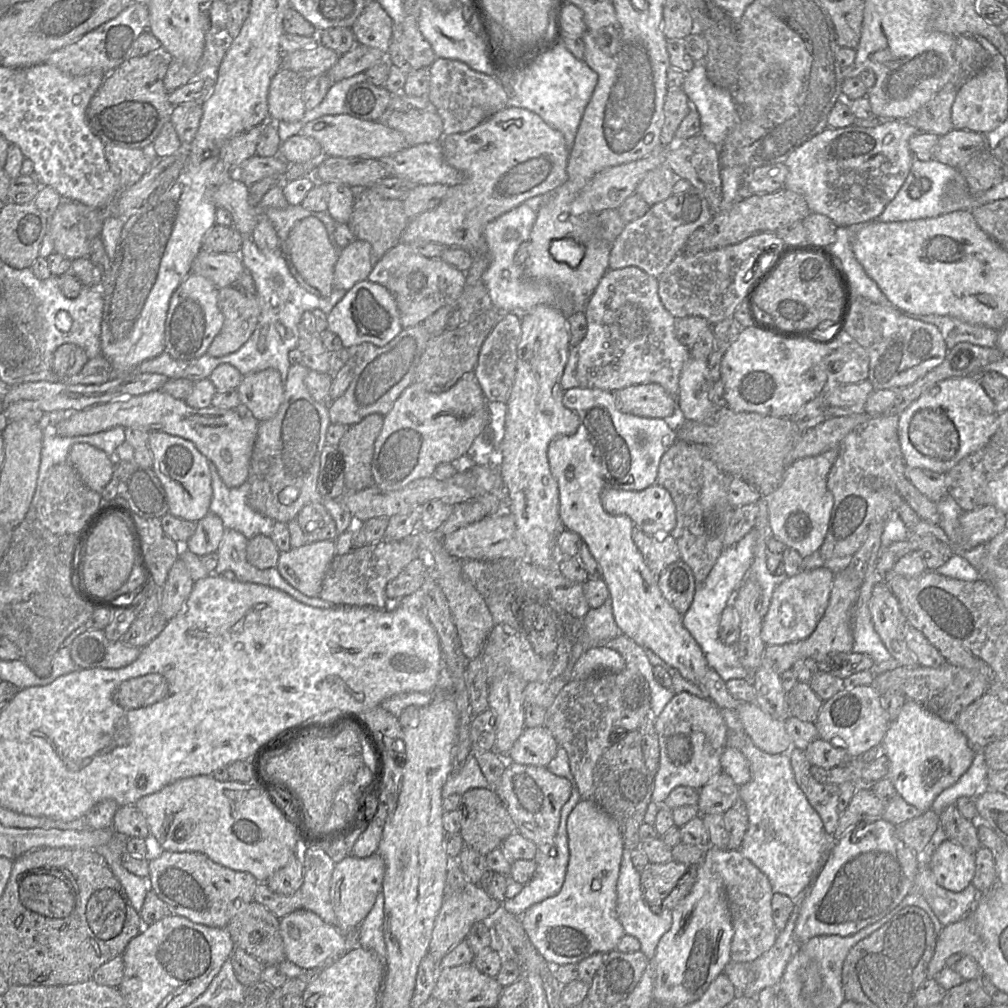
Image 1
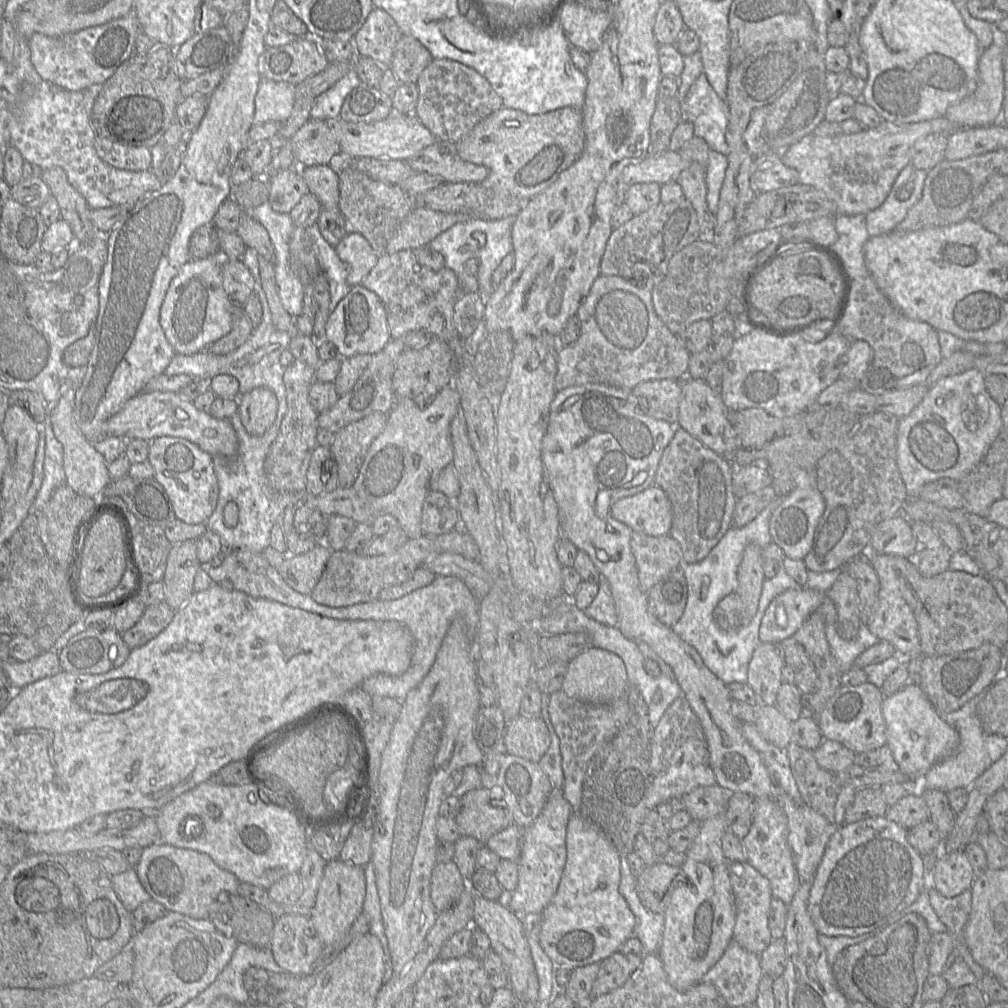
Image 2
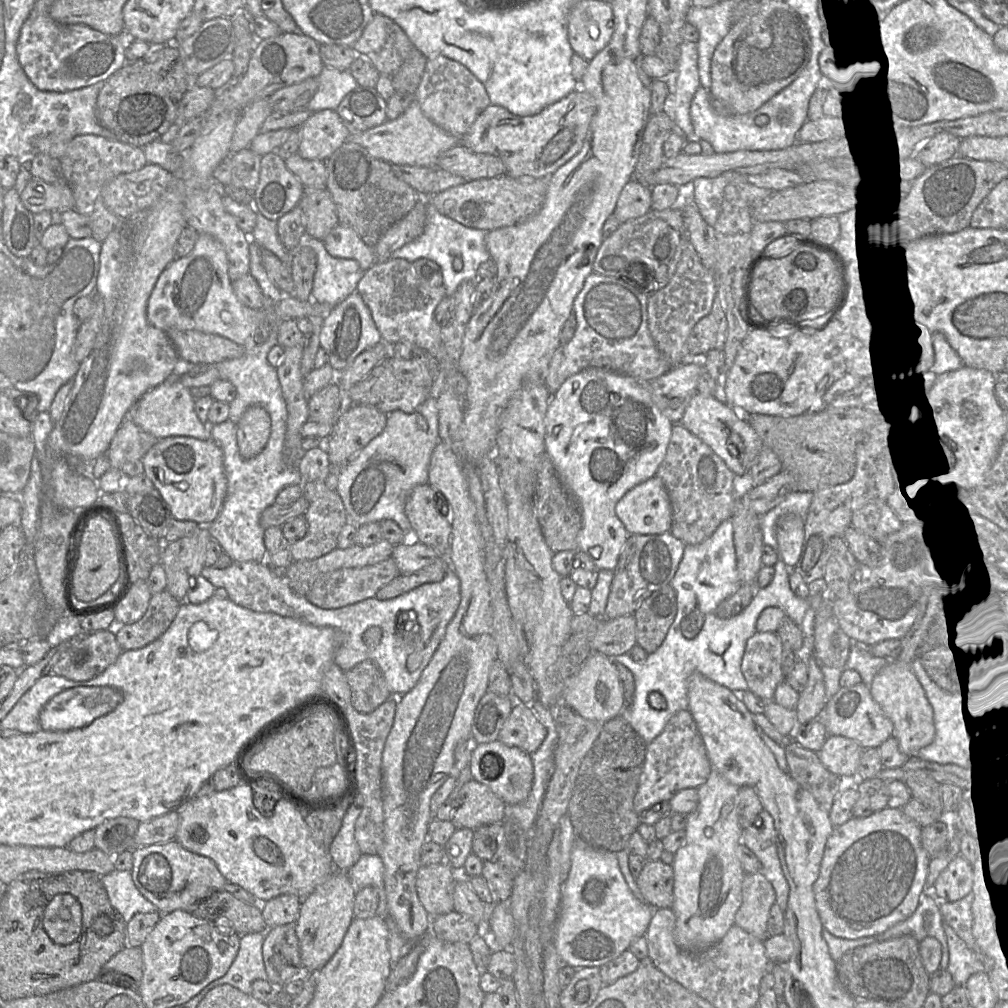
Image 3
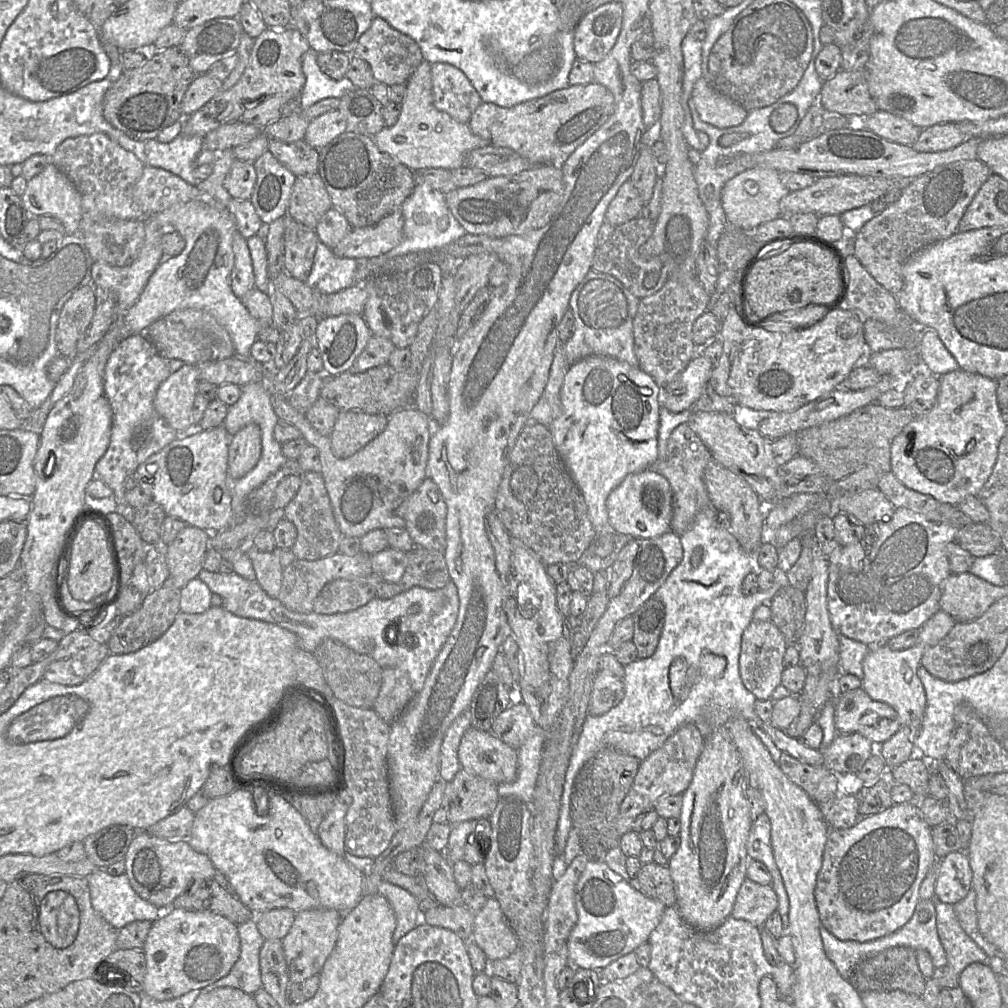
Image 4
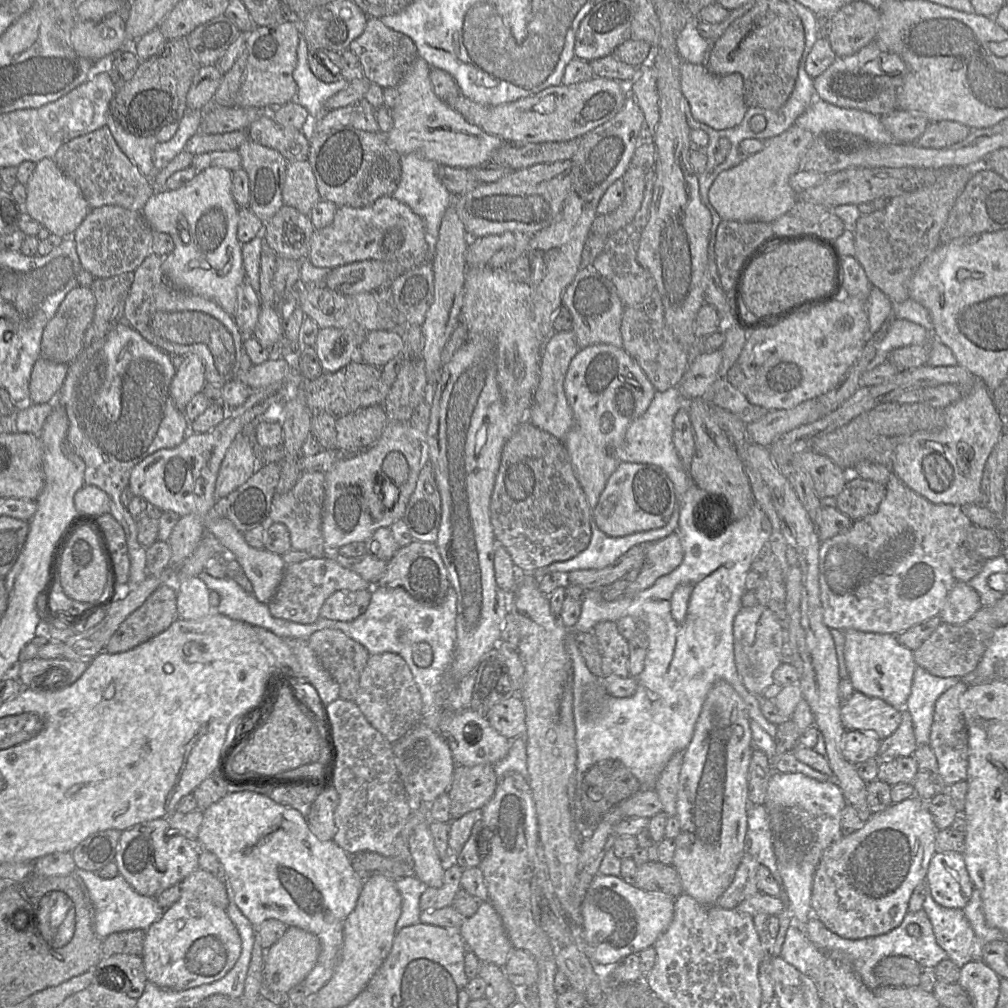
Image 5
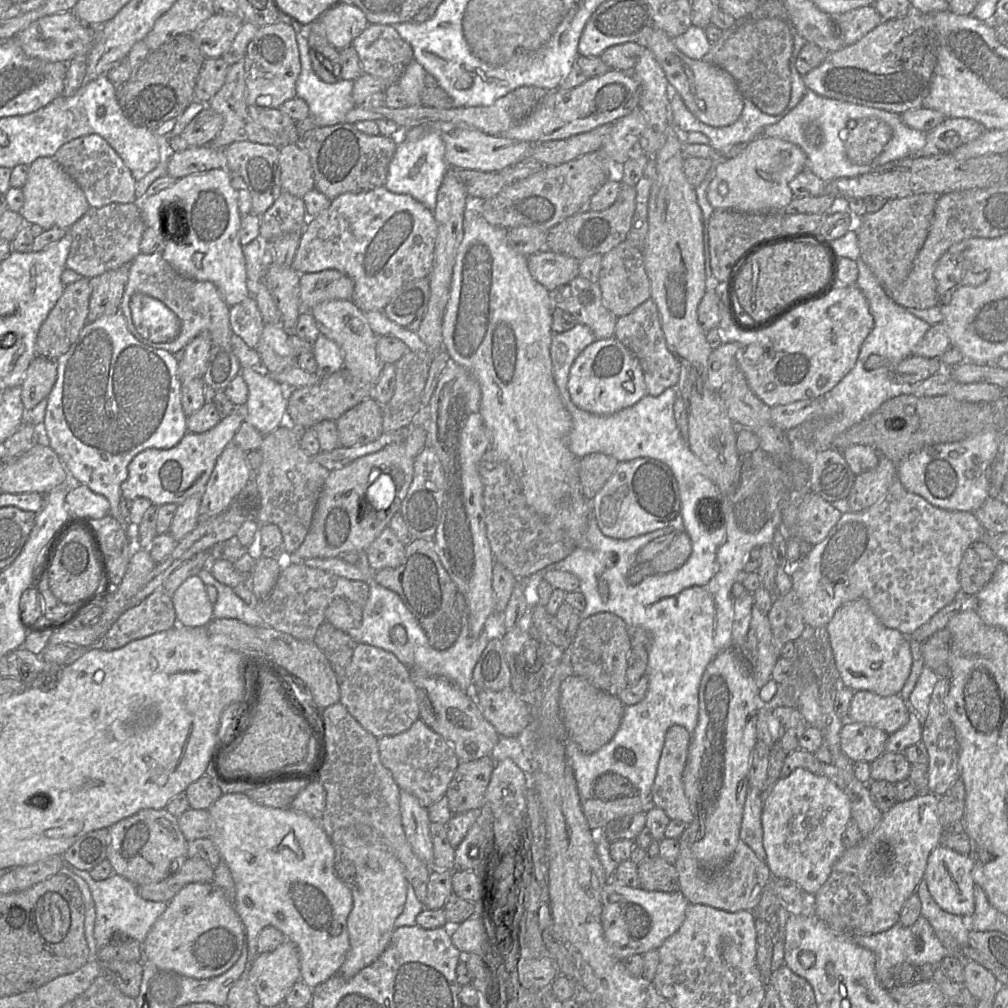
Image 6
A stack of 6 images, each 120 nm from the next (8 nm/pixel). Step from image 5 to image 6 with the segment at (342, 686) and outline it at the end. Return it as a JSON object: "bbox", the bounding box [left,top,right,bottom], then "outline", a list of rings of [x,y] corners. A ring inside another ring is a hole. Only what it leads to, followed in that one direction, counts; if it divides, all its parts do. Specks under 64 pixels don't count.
{"bbox":[313,622,358,685],"outline":[[[328,622],[318,627],[313,641],[329,661],[339,685],[345,678],[346,668],[358,643]]]}

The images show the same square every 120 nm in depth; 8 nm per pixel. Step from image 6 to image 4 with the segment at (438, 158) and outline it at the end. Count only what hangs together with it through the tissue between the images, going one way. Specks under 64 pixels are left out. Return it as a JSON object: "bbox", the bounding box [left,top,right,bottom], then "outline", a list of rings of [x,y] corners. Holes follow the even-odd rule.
{"bbox":[378,183,467,259],"outline":[[[416,183],[412,194],[400,208],[403,218],[403,239],[398,246],[378,257],[389,259],[408,253],[440,248],[467,232],[454,218],[446,203],[445,194],[425,183]]]}

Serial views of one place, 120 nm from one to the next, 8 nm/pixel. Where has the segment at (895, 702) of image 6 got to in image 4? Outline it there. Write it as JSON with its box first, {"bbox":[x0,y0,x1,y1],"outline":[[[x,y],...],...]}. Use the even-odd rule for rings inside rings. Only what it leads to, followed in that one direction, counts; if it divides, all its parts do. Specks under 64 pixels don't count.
{"bbox":[834,687,901,746],"outline":[[[862,687],[840,693],[834,710],[838,734],[860,734],[876,746],[890,739],[901,727],[895,710],[871,699]]]}

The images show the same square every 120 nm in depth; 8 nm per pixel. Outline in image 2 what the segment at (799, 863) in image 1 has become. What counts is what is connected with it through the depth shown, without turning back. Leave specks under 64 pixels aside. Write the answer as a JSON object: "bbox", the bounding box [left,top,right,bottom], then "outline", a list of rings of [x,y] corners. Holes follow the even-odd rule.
{"bbox":[741,722,803,906],"outline":[[[743,722],[741,731],[746,741],[759,753],[773,781],[796,803],[803,803],[791,772],[786,749],[767,742],[753,723]],[[754,798],[753,821],[749,832],[742,839],[746,861],[769,880],[772,896],[789,906],[798,889],[799,880],[787,836],[787,816],[783,809],[769,798]]]}

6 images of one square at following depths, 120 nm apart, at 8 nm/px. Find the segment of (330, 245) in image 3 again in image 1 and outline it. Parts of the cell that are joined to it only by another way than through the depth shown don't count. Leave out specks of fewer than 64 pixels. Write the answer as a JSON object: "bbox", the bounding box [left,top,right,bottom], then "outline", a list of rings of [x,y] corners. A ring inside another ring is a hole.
{"bbox":[334,239,373,290],"outline":[[[356,239],[339,249],[334,267],[334,289],[350,290],[355,284],[368,278],[373,266],[372,249],[367,241]]]}

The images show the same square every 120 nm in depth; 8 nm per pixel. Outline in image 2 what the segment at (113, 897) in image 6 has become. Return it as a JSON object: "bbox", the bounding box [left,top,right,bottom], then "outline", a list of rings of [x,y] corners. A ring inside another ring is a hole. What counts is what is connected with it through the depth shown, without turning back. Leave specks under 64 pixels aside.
{"bbox":[111,868,152,913],"outline":[[[136,868],[111,876],[111,882],[118,898],[130,913],[143,902],[152,899],[141,884]]]}

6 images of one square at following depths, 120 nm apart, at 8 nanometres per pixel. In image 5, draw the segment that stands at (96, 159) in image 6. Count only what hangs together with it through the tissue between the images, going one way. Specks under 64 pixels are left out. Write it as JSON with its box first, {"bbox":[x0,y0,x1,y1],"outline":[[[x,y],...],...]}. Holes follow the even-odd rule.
{"bbox":[52,127,154,211],"outline":[[[107,127],[63,144],[52,159],[78,184],[91,209],[116,205],[142,211],[154,193],[150,179],[122,152]]]}

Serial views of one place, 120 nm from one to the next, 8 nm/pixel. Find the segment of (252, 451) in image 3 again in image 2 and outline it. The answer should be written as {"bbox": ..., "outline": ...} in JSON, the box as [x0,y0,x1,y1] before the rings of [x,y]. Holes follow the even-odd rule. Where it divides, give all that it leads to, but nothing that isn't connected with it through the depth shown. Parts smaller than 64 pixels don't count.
{"bbox":[237,387,278,437],"outline":[[[257,387],[239,395],[237,414],[249,435],[260,437],[274,423],[278,401],[273,391],[266,387]]]}

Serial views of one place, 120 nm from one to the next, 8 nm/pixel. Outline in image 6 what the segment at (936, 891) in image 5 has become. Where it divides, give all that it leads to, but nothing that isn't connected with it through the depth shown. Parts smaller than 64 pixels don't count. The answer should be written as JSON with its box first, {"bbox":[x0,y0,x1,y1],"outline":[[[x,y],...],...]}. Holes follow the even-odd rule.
{"bbox":[924,844,974,919],"outline":[[[942,844],[930,853],[924,879],[934,901],[944,911],[970,919],[974,913],[974,881],[972,878],[973,861],[969,855],[958,853]]]}

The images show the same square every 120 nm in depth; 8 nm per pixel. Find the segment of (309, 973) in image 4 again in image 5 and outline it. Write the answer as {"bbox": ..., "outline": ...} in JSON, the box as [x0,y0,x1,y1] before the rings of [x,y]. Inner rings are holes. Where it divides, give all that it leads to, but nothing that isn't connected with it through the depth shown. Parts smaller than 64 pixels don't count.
{"bbox":[262,926,320,993],"outline":[[[290,926],[284,935],[265,951],[262,970],[263,984],[273,992],[288,993],[297,984],[303,983],[314,968],[320,953],[318,938],[298,927]]]}

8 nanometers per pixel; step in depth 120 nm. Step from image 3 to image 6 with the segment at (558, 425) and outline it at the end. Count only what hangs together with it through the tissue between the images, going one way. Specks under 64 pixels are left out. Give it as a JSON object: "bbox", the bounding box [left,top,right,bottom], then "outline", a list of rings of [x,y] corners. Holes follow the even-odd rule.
{"bbox":[568,337,647,415],"outline":[[[615,337],[595,340],[579,354],[570,368],[568,391],[578,408],[597,415],[631,407],[647,395],[638,358]]]}

